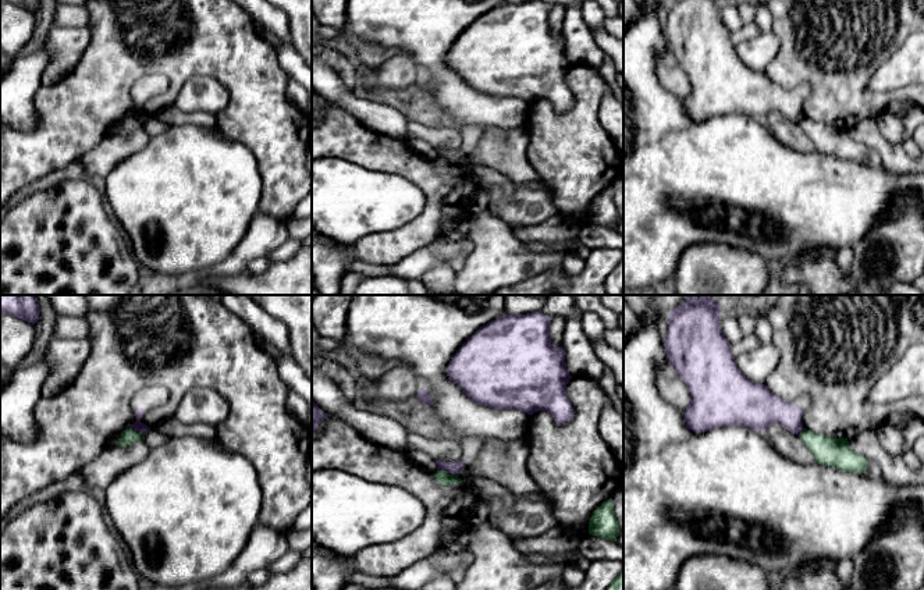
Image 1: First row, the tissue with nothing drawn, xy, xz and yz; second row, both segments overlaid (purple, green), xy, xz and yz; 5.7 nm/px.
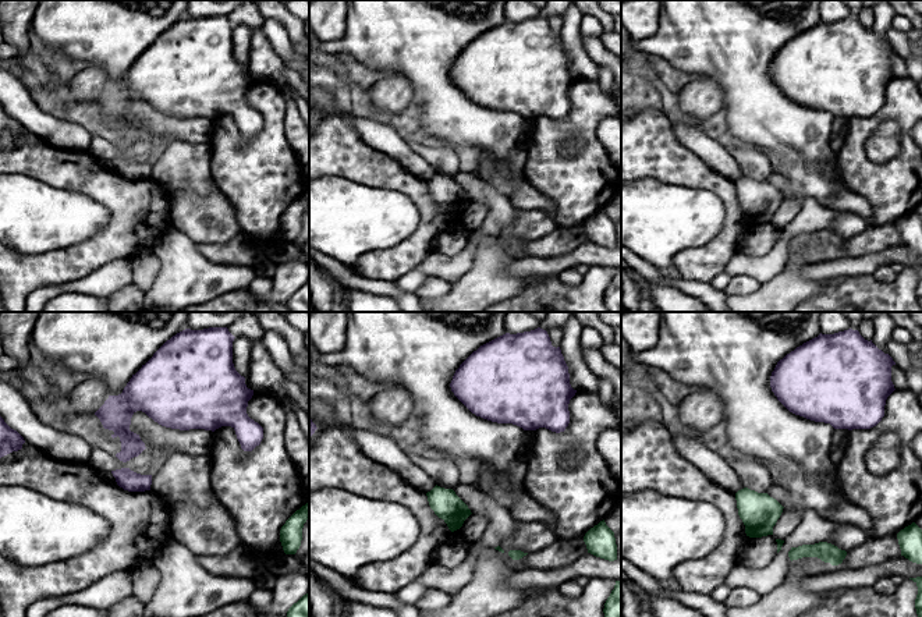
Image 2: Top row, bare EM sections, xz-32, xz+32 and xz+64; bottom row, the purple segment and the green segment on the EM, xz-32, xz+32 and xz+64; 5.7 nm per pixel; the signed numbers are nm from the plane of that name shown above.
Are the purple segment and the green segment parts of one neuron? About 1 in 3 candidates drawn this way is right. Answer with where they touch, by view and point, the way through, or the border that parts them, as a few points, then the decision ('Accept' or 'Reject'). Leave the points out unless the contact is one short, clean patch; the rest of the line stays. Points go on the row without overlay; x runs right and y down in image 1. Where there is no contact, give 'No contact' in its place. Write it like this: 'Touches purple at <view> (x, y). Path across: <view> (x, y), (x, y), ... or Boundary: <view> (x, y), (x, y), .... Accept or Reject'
Touches purple at xz (447, 160). Boundary: xz (437, 157), (457, 164). Reject

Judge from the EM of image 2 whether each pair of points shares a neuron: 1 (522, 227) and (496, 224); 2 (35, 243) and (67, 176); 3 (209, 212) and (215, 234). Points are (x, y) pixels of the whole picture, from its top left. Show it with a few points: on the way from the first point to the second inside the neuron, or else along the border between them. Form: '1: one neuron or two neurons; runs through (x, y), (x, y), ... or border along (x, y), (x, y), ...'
1: two neurons; border along (517, 209), (516, 217), (499, 233)
2: two neurons; border along (29, 177), (57, 188), (78, 191), (92, 198)
3: one neuron; runs through (209, 217), (215, 223), (215, 229)

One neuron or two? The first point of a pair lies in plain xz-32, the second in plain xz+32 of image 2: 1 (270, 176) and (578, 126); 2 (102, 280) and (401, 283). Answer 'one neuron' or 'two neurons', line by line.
1: one neuron
2: one neuron

